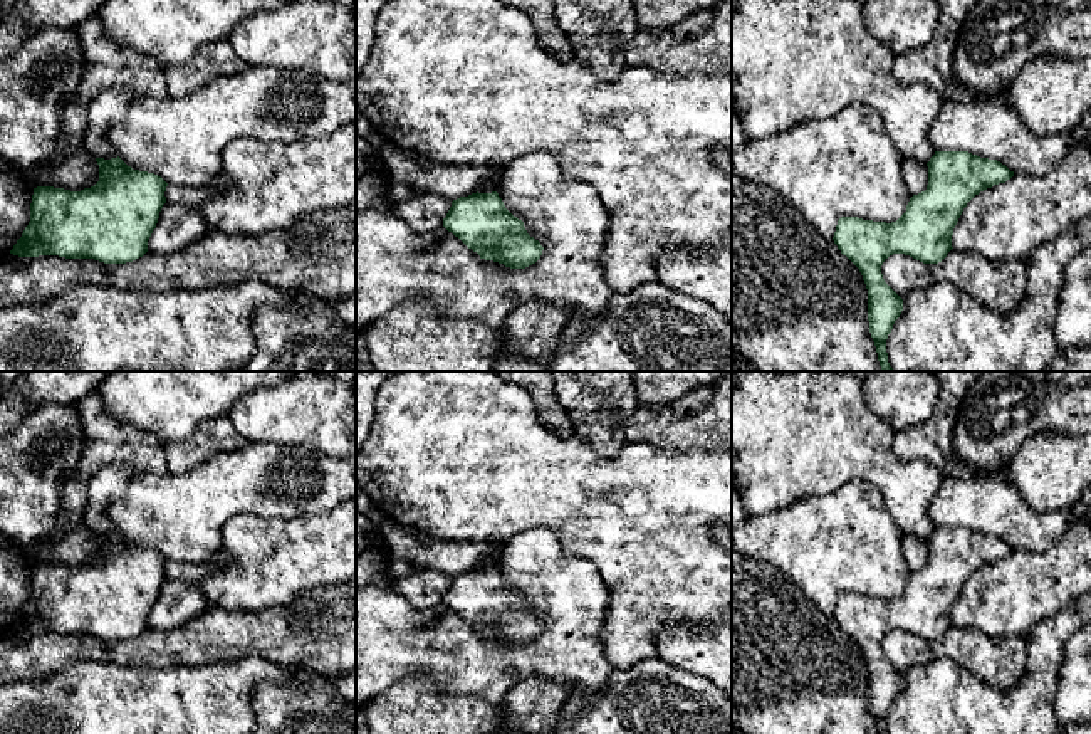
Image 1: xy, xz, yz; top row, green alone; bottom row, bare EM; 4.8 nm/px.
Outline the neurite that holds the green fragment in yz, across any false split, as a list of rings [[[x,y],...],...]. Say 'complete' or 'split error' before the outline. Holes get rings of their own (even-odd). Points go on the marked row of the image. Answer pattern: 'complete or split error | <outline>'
complete | [[[935,151],[927,166],[927,190],[910,198],[906,212],[896,222],[841,217],[833,237],[866,284],[869,333],[883,371],[893,371],[886,339],[903,311],[903,299],[883,279],[883,262],[893,254],[905,254],[923,264],[942,262],[953,249],[953,228],[967,203],[1014,176],[1000,161],[968,151]]]

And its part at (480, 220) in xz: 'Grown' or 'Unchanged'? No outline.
Unchanged

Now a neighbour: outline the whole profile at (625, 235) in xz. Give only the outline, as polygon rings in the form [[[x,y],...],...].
[[[388,0],[376,15],[376,32],[364,69],[356,76],[356,102],[389,143],[416,151],[441,165],[504,168],[519,156],[547,151],[559,158],[566,175],[594,186],[608,212],[608,237],[601,254],[604,279],[613,292],[628,292],[653,284],[658,274],[653,255],[668,247],[712,249],[732,242],[732,74],[661,72],[650,66],[626,66],[621,77],[601,81],[577,57],[557,60],[535,35],[532,20],[500,0]]]

